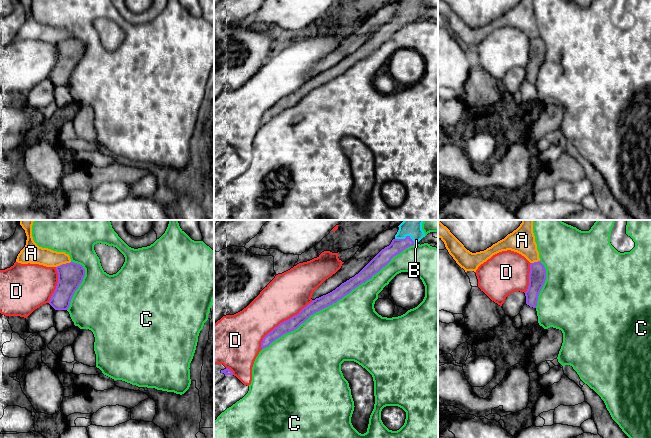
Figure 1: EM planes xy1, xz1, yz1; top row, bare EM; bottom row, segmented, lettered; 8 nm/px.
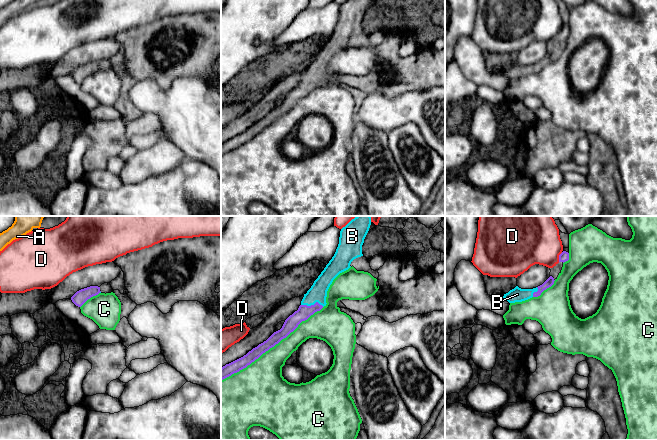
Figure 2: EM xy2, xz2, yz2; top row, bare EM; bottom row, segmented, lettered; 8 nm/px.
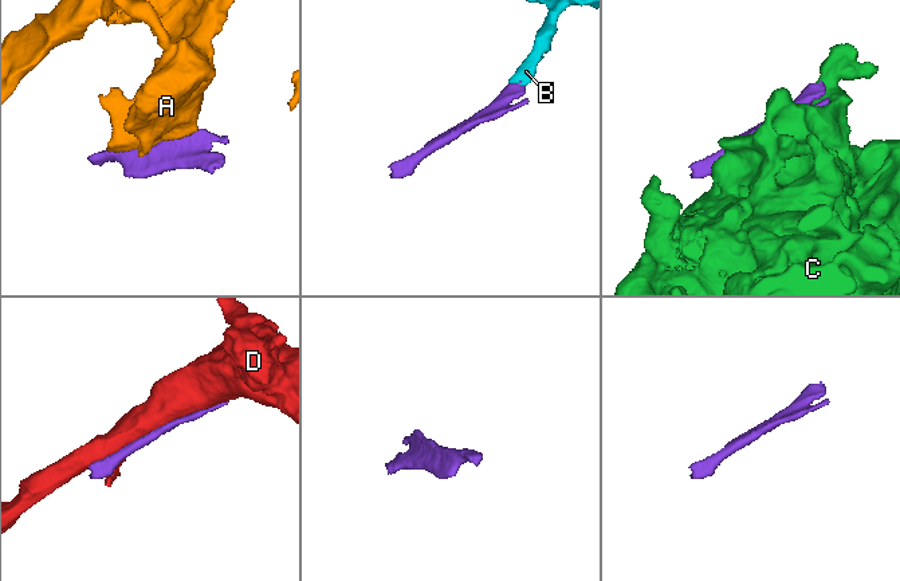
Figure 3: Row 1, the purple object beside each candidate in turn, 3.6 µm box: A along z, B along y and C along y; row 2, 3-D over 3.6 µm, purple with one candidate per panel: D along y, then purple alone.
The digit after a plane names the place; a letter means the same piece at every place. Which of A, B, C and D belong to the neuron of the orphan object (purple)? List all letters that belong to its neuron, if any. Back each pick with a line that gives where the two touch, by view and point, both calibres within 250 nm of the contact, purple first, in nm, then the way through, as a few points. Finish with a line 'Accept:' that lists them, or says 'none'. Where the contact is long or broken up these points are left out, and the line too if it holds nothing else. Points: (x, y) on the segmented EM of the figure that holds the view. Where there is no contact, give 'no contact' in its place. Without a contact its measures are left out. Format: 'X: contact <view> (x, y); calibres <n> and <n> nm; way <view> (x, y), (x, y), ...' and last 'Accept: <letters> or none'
B: contact xz1 (405, 238); calibres 110 and 160 nm; way xz1 (397, 246), (405, 238), (410, 232), (412, 225)
Accept: B

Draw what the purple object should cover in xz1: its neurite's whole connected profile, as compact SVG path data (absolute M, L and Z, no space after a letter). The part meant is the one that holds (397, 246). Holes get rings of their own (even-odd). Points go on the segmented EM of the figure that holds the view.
M404 220L398 226L399 230L391 244L382 249L358 274L342 283L332 292L313 300L297 315L280 323L263 338L261 348L264 349L268 347L282 335L294 331L311 315L336 303L353 289L371 279L372 276L385 267L394 256L400 254L406 248L417 244L425 237L425 233L422 230L423 221L424 220Z

